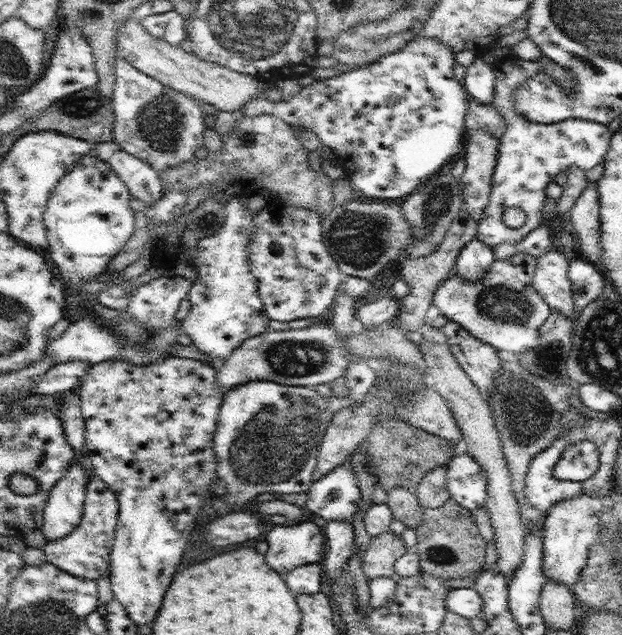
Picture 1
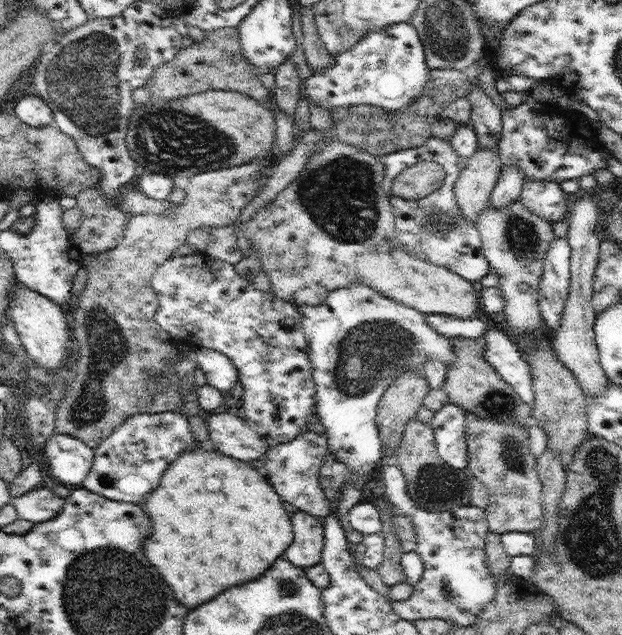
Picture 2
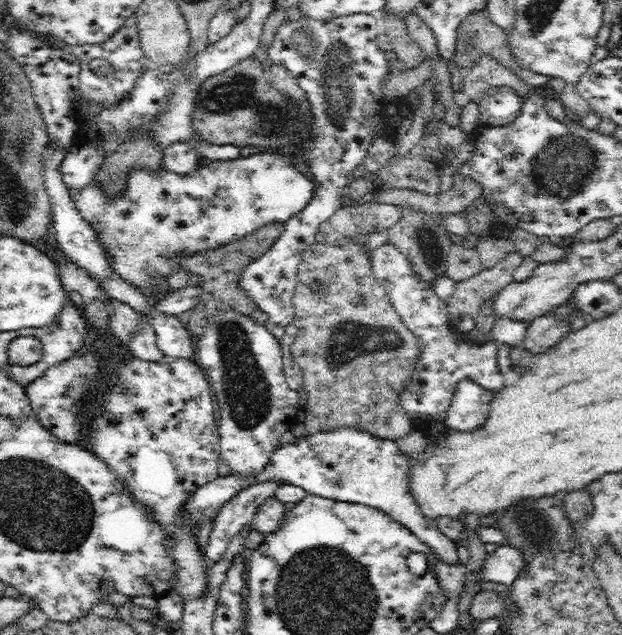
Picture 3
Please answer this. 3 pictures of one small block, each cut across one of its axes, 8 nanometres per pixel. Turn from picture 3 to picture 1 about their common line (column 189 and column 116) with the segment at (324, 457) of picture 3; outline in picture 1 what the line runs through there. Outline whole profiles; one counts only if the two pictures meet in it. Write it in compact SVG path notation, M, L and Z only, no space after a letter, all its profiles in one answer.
M90 472L82 520L72 534L60 541L48 541L41 548L46 561L57 566L58 570L74 575L78 579L89 579L97 582L100 578L110 575L111 548L115 538L118 511L116 494L98 478L96 473Z

